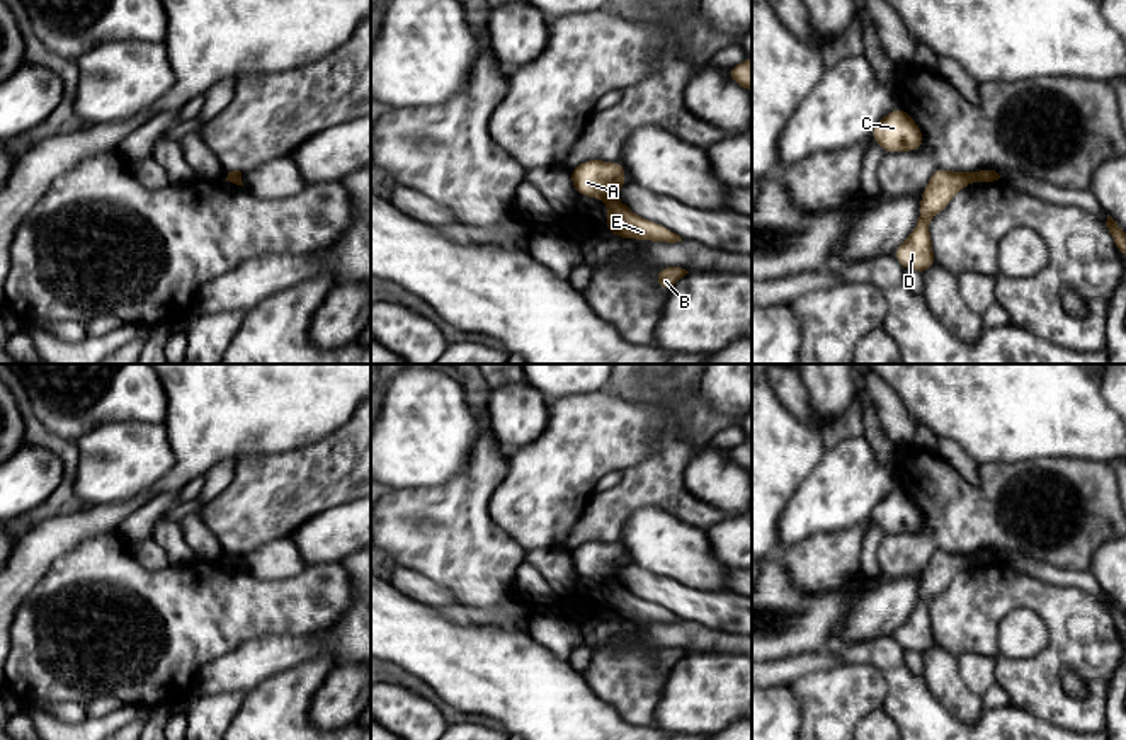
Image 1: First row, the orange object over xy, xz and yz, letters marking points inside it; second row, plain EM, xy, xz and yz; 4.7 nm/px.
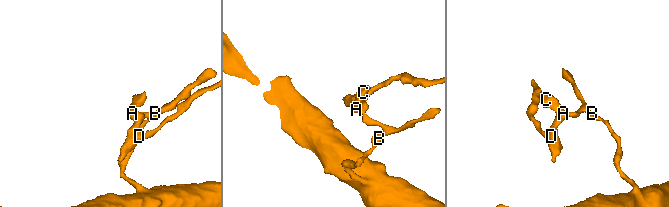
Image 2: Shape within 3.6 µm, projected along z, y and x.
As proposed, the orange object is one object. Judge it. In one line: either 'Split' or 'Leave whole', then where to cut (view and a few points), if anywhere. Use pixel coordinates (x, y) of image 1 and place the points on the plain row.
Split. Split along xz (614, 579), (608, 582)

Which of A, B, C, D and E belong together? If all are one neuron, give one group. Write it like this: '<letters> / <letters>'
A C D / B E

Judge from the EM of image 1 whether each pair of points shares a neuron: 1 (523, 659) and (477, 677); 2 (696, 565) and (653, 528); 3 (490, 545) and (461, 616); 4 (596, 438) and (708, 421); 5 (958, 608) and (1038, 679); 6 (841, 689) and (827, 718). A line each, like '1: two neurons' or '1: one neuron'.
1: one neuron
2: one neuron
3: two neurons
4: one neuron
5: one neuron
6: one neuron

